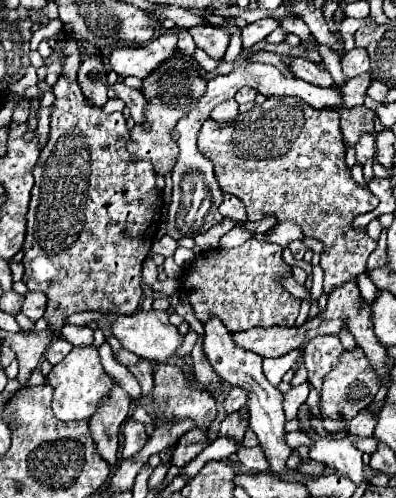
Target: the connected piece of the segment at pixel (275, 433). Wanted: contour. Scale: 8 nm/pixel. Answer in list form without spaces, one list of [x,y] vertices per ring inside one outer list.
[[[211,318],[207,324],[205,324],[205,340],[203,340],[203,350],[205,350],[205,356],[207,360],[211,362],[213,370],[225,380],[229,382],[231,386],[239,386],[247,392],[249,400],[247,400],[247,406],[249,406],[249,428],[257,434],[259,442],[261,442],[261,448],[265,450],[265,456],[271,464],[271,470],[275,474],[285,474],[287,472],[287,466],[285,466],[285,460],[289,458],[291,454],[291,448],[285,444],[285,414],[283,414],[283,394],[271,386],[267,382],[267,378],[263,376],[263,370],[261,370],[261,356],[259,354],[253,354],[245,348],[237,348],[237,344],[233,342],[231,338],[231,332],[223,326],[223,322],[219,318]]]

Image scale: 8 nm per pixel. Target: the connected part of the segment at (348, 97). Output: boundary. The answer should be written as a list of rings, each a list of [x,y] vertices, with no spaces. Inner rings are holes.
[[[367,72],[367,74],[361,74],[361,76],[349,78],[345,82],[345,86],[341,86],[341,94],[343,94],[343,100],[345,100],[345,106],[347,108],[353,108],[353,106],[361,106],[363,104],[371,80],[373,80],[373,74]]]

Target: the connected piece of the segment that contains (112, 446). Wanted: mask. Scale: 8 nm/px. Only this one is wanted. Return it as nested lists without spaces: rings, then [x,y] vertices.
[[[117,384],[109,392],[109,396],[97,408],[97,414],[89,420],[91,438],[97,446],[97,452],[109,466],[117,464],[119,450],[119,430],[123,420],[127,418],[131,408],[131,398]]]

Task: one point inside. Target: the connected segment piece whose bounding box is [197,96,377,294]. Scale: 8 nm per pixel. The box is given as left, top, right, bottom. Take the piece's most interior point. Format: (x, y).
(309, 183)

